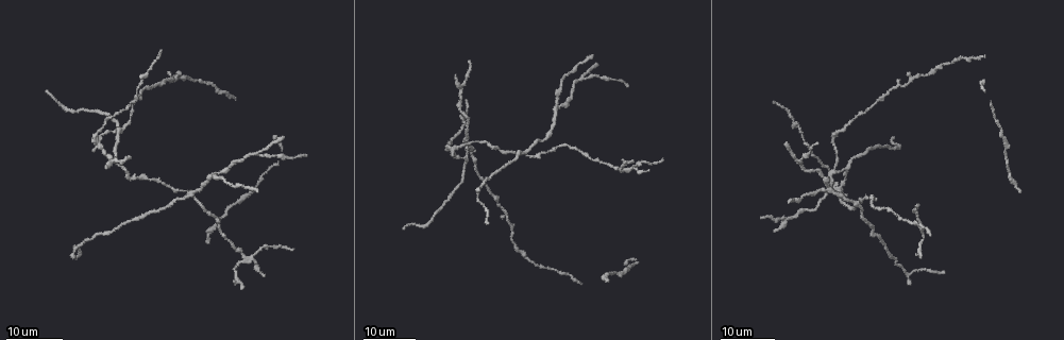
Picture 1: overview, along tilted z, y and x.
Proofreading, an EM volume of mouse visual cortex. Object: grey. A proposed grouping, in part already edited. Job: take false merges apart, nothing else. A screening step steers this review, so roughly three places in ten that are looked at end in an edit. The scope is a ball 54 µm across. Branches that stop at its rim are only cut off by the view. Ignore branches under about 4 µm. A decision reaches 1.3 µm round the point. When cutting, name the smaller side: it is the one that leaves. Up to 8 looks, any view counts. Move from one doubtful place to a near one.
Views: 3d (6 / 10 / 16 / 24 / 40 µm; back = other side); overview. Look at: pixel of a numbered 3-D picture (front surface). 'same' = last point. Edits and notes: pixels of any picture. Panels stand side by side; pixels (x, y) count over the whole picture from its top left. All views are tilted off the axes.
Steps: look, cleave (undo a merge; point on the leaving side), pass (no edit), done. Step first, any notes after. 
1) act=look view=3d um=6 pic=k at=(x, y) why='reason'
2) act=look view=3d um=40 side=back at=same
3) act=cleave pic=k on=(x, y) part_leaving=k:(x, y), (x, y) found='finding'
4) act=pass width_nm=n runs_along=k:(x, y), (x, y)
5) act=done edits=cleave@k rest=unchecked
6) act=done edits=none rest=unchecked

act=look view=3d um=24 pic=1 at=(554, 146)

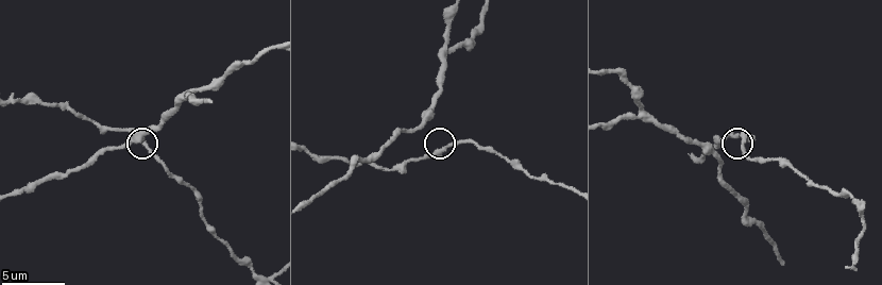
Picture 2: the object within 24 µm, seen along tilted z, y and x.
act=look view=3d um=6 pic=2 at=(144, 143) why='zoom in'

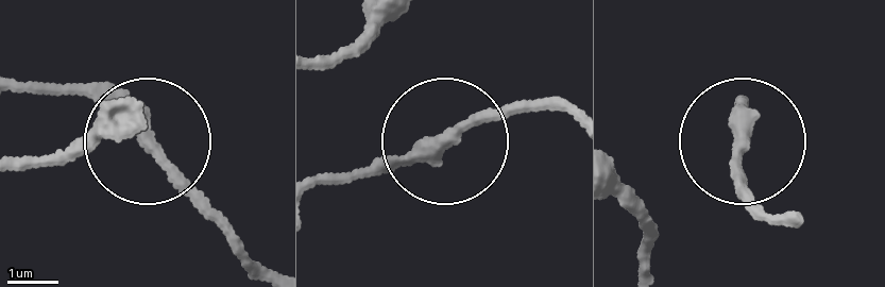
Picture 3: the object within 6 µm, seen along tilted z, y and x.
act=pass runs_along=3:(315, 187), (364, 179), (492, 118), (566, 105) found='one cell here'

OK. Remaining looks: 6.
act=look view=3d um=16 pic=2 at=(640, 115) why='three arms meet'

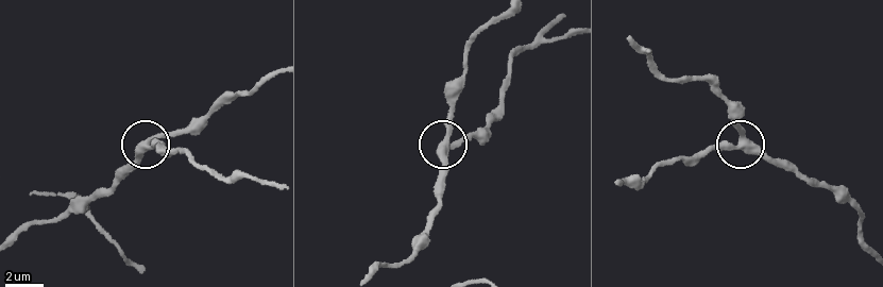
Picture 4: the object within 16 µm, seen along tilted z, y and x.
act=pass width_nm=350 found='continuous, no second cell'

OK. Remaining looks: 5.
act=look view=3d um=16 pic=1 at=(256, 154) why='branch point'

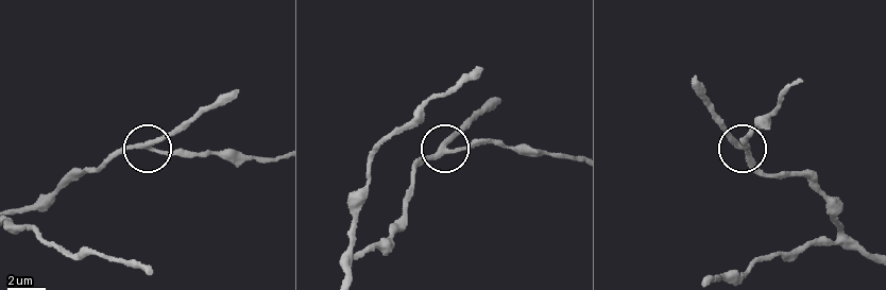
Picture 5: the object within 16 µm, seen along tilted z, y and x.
act=look view=3d um=10 pic=5 at=(445, 145)

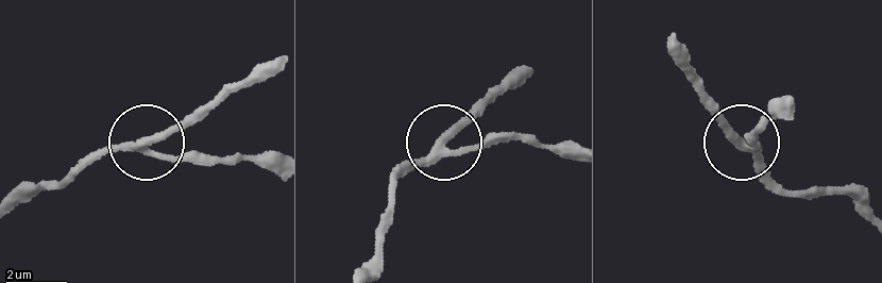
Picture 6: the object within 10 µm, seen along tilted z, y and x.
act=pass arms=3 runs_along=6:(870, 219), (842, 193), (781, 188), (710, 101) found='all the same cell'

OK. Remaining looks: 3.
act=look view=3d um=24 pic=1 at=(96, 141) why='four arms meet'

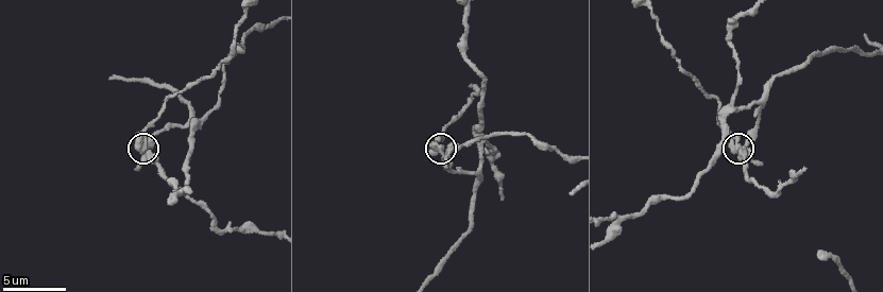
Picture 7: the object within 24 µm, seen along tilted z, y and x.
act=look view=3d um=6 pic=7 at=(444, 149)

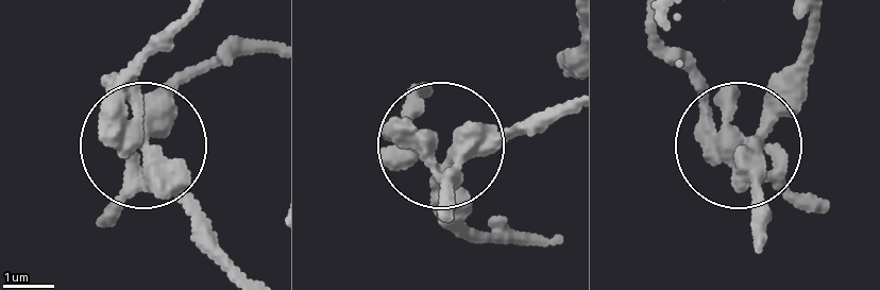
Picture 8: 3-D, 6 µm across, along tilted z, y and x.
act=cleave pic=8 on=(107, 125) part_leaving=8:(159, 173), (128, 94), (189, 15) found='a second cell is stuck on'

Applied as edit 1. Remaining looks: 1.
act=done edits=cleave@8 rest=unchecked

